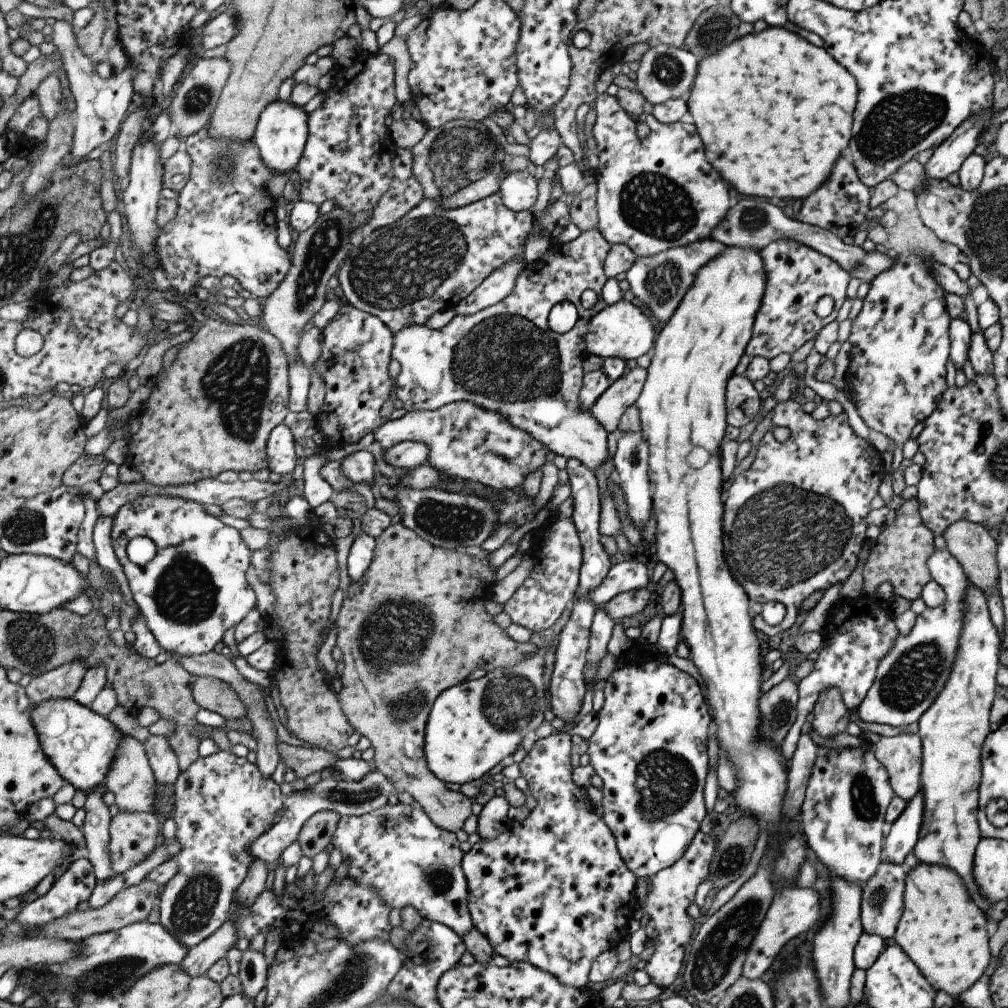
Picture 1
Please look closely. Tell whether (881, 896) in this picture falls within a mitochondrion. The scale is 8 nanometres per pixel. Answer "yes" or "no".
yes

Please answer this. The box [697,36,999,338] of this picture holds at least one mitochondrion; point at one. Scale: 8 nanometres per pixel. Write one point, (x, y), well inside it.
(900, 121)

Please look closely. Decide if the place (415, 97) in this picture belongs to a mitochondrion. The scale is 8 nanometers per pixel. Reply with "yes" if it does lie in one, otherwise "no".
no

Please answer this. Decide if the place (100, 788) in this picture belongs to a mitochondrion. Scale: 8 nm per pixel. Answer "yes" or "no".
no

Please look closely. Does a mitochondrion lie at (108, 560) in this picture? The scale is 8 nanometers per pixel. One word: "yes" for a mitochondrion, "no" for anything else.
no

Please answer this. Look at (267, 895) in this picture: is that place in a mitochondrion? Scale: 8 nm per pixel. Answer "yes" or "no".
no

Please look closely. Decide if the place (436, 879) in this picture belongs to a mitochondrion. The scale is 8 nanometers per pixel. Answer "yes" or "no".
yes

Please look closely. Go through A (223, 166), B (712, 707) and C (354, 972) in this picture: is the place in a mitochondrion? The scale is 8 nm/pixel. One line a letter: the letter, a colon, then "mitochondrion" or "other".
A: mitochondrion
B: other
C: mitochondrion

